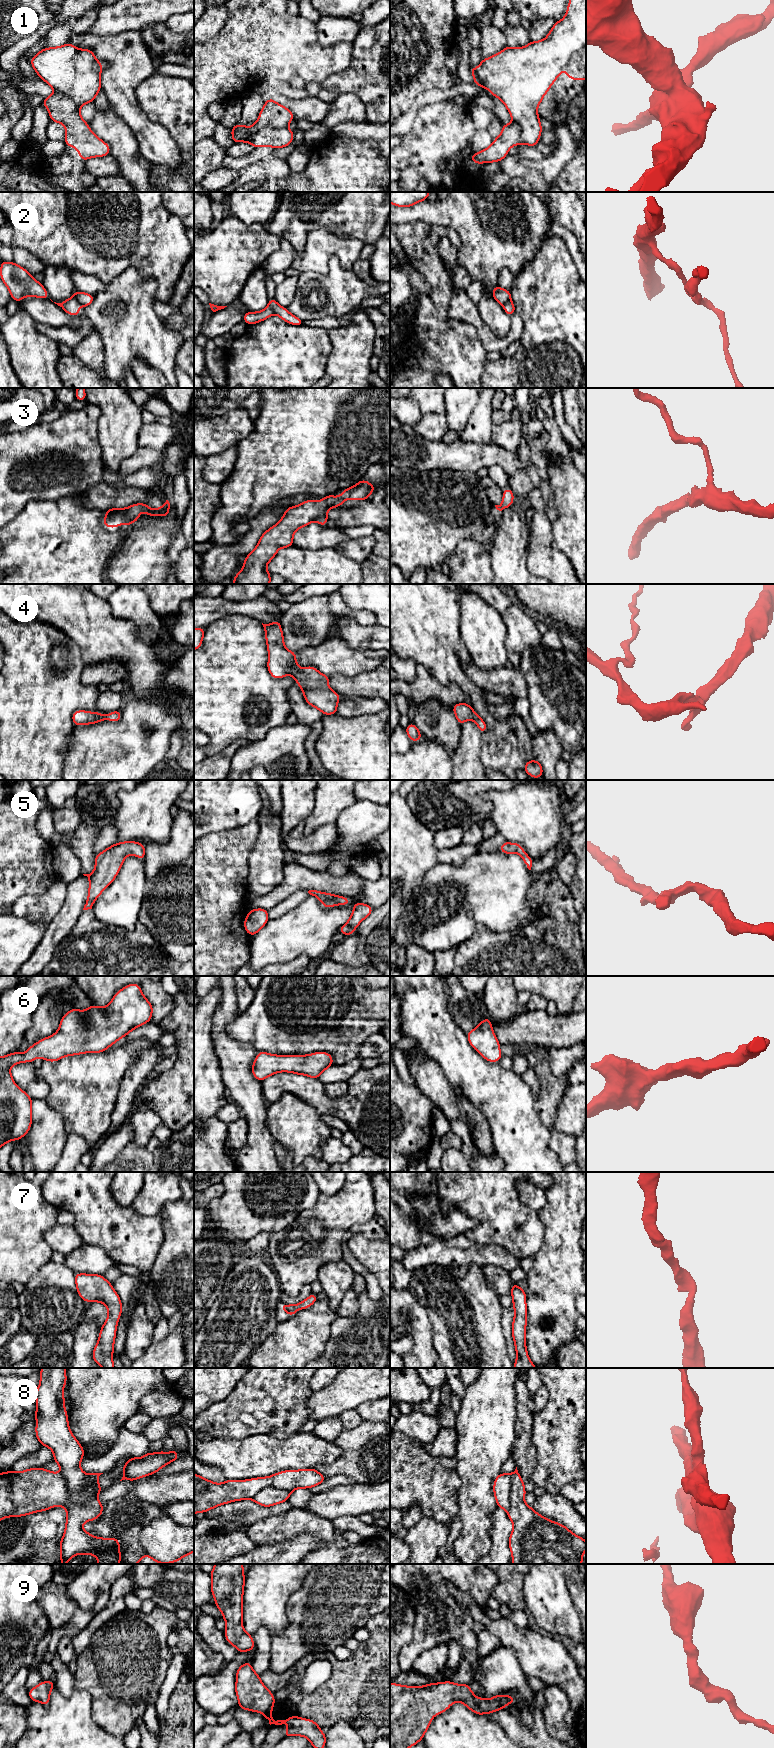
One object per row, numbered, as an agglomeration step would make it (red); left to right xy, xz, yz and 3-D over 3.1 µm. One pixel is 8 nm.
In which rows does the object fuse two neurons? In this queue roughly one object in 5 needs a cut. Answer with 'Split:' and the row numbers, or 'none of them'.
Split: 2, 8

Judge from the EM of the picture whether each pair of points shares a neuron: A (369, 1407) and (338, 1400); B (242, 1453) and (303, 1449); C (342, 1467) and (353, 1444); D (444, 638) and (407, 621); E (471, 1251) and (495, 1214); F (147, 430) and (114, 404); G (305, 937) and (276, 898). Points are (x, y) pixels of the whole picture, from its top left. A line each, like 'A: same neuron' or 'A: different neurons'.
A: different neurons
B: same neuron
C: same neuron
D: same neuron
E: different neurons
F: different neurons
G: different neurons

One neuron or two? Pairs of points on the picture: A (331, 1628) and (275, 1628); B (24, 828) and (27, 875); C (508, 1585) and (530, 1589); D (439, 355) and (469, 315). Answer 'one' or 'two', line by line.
A: two
B: one
C: two
D: two

